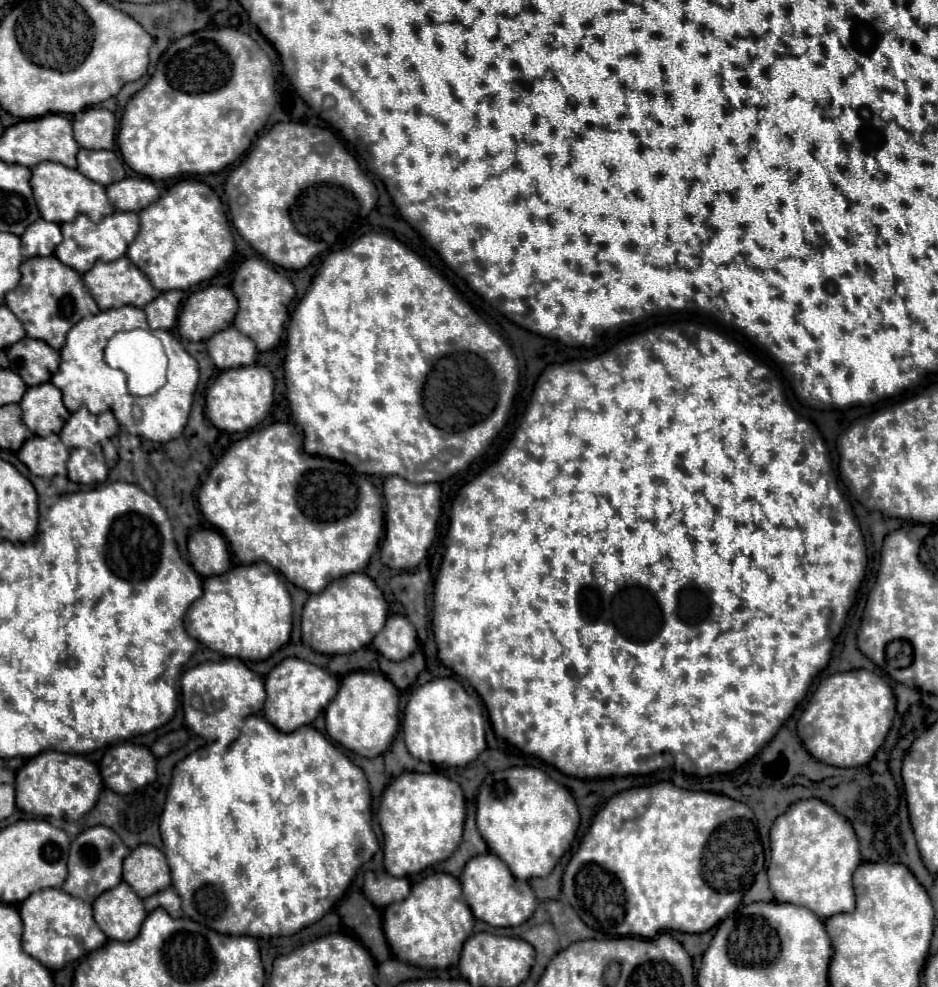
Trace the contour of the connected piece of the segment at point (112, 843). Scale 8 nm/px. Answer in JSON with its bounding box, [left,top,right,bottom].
[63,825,129,903]

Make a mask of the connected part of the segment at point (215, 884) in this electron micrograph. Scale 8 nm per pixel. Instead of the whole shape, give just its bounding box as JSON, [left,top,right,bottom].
[159,715,379,937]

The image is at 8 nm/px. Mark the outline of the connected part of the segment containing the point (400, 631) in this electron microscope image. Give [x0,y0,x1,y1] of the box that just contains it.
[371,615,417,661]

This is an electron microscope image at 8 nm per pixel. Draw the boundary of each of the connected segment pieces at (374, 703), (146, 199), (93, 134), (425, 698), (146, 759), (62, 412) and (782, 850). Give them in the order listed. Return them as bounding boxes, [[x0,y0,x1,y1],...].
[[325,671,399,757],[107,177,159,211],[73,109,115,149],[403,677,485,767],[99,743,155,793],[19,381,71,437],[769,801,861,919]]

